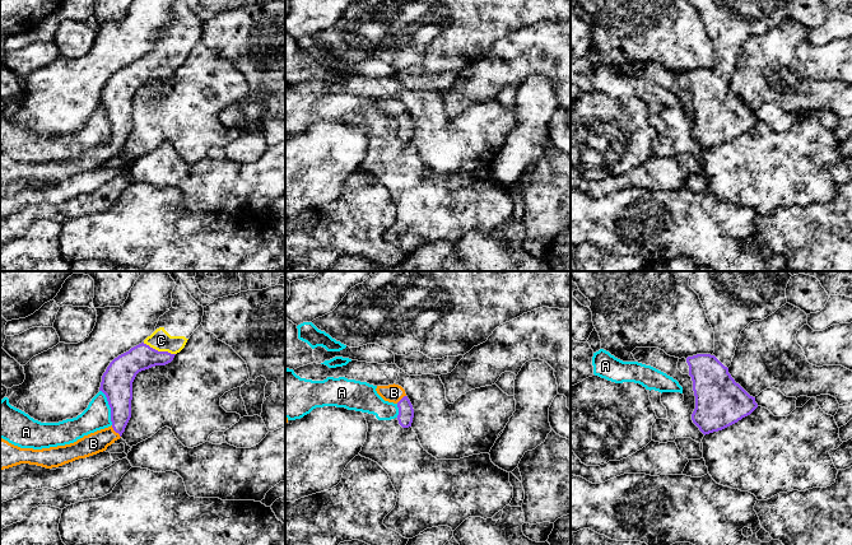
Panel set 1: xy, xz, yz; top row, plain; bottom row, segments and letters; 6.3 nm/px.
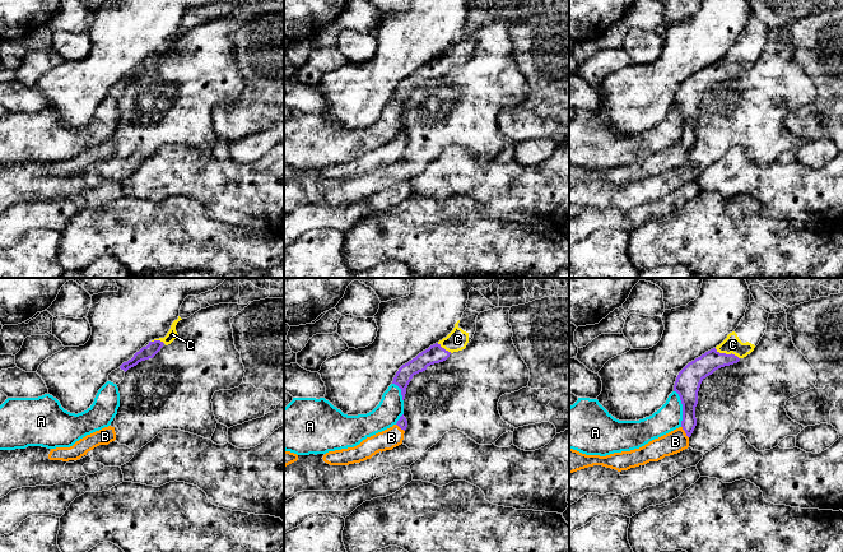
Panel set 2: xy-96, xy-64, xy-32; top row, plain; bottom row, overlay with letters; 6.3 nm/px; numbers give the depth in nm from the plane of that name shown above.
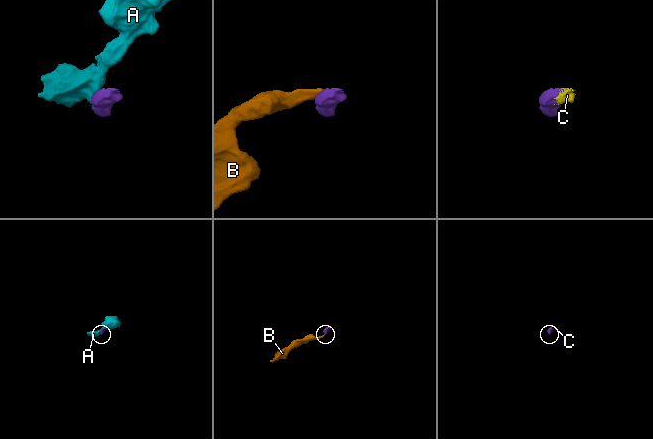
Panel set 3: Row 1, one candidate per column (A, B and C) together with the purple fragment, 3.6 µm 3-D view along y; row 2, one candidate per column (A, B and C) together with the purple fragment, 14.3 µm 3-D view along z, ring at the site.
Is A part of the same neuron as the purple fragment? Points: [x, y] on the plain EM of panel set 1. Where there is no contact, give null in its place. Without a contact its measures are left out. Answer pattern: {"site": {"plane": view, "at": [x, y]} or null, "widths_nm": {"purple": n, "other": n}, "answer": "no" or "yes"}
{"site": {"plane": "xy", "at": [110, 121]}, "widths_nm": {"purple": 190, "other": 170}, "answer": "no"}

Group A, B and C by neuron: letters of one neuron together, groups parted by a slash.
A / B C

